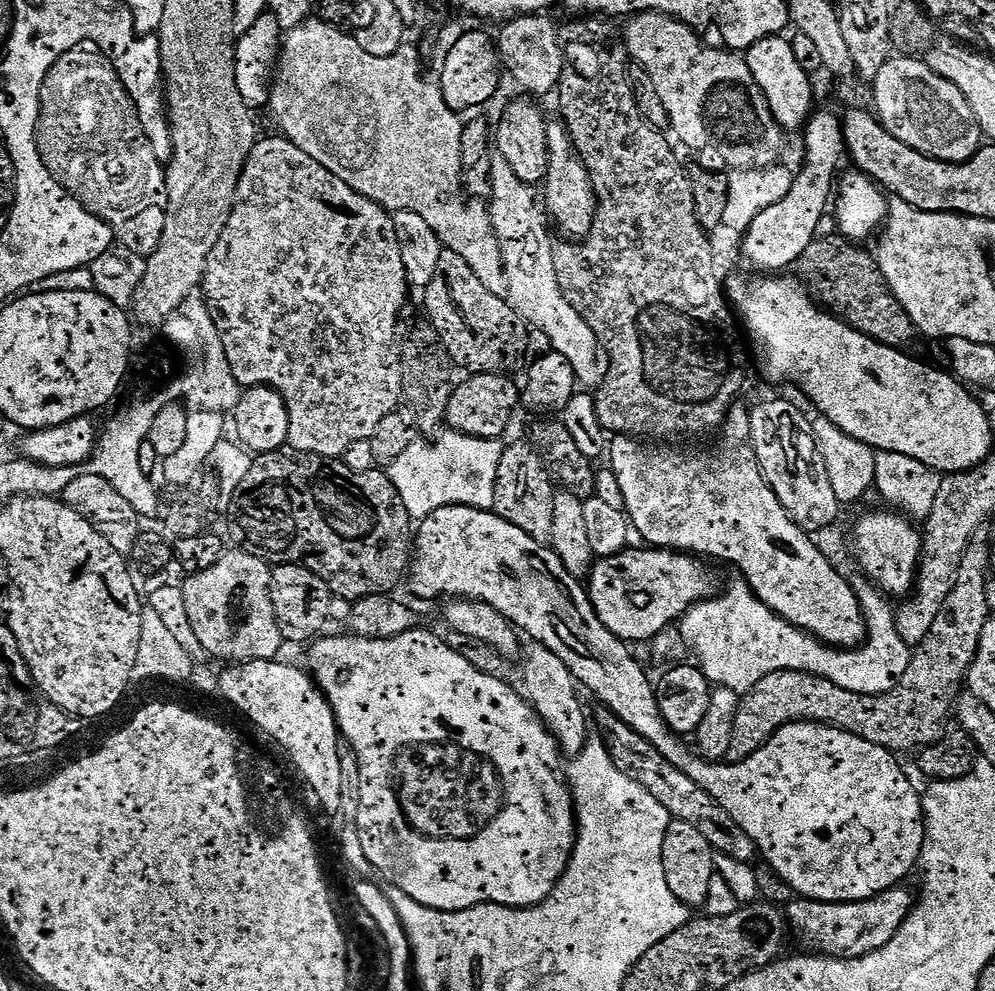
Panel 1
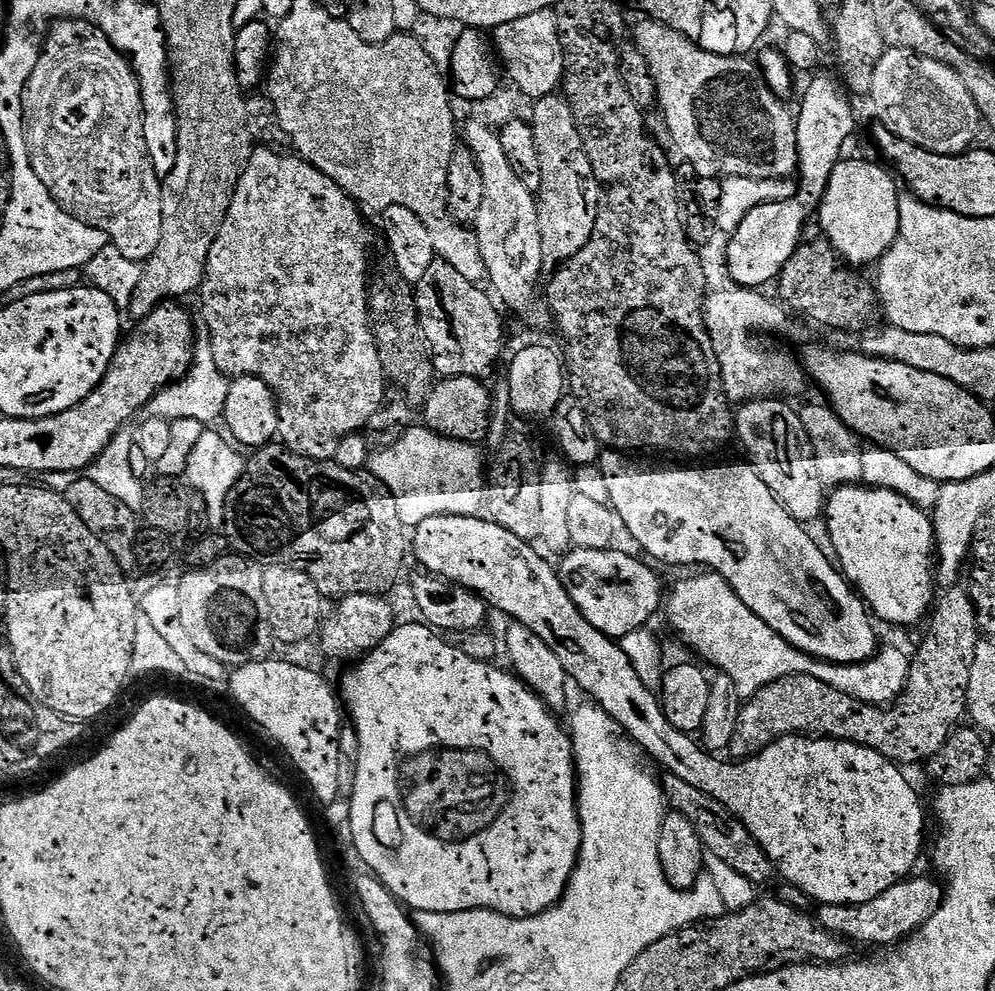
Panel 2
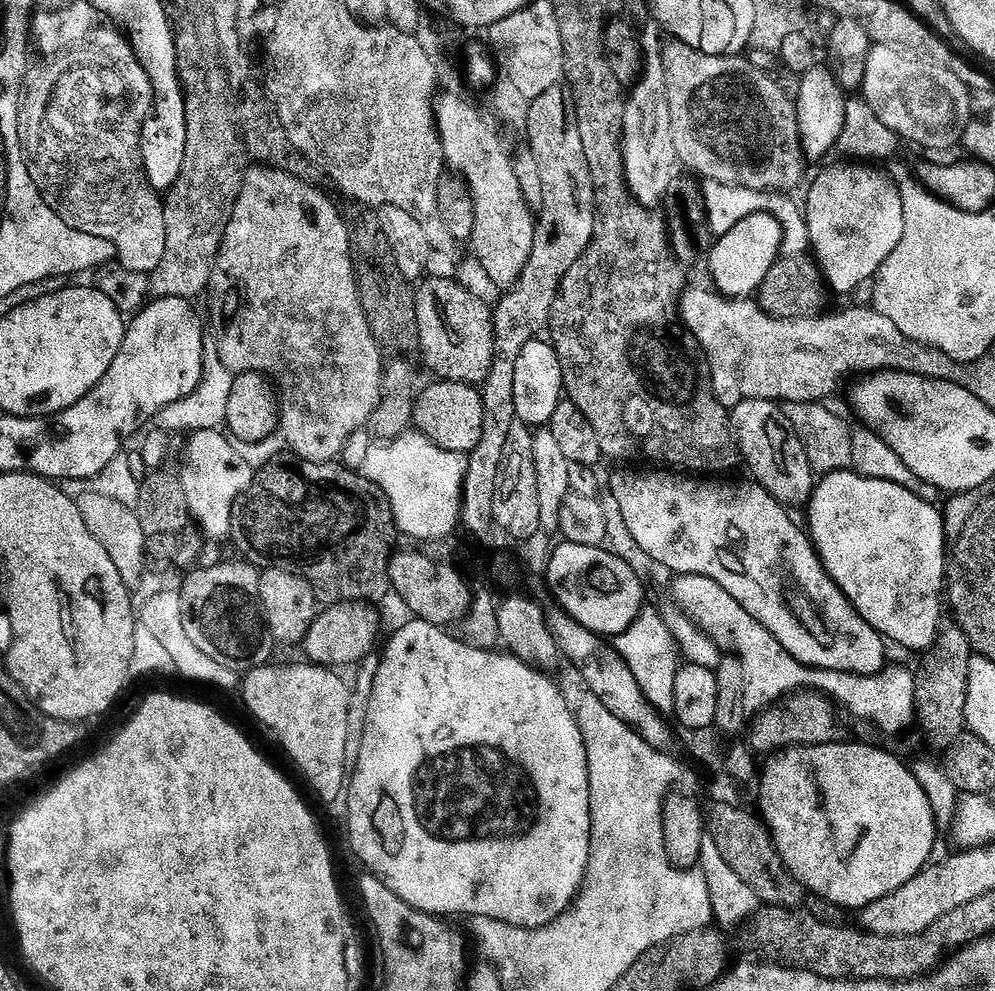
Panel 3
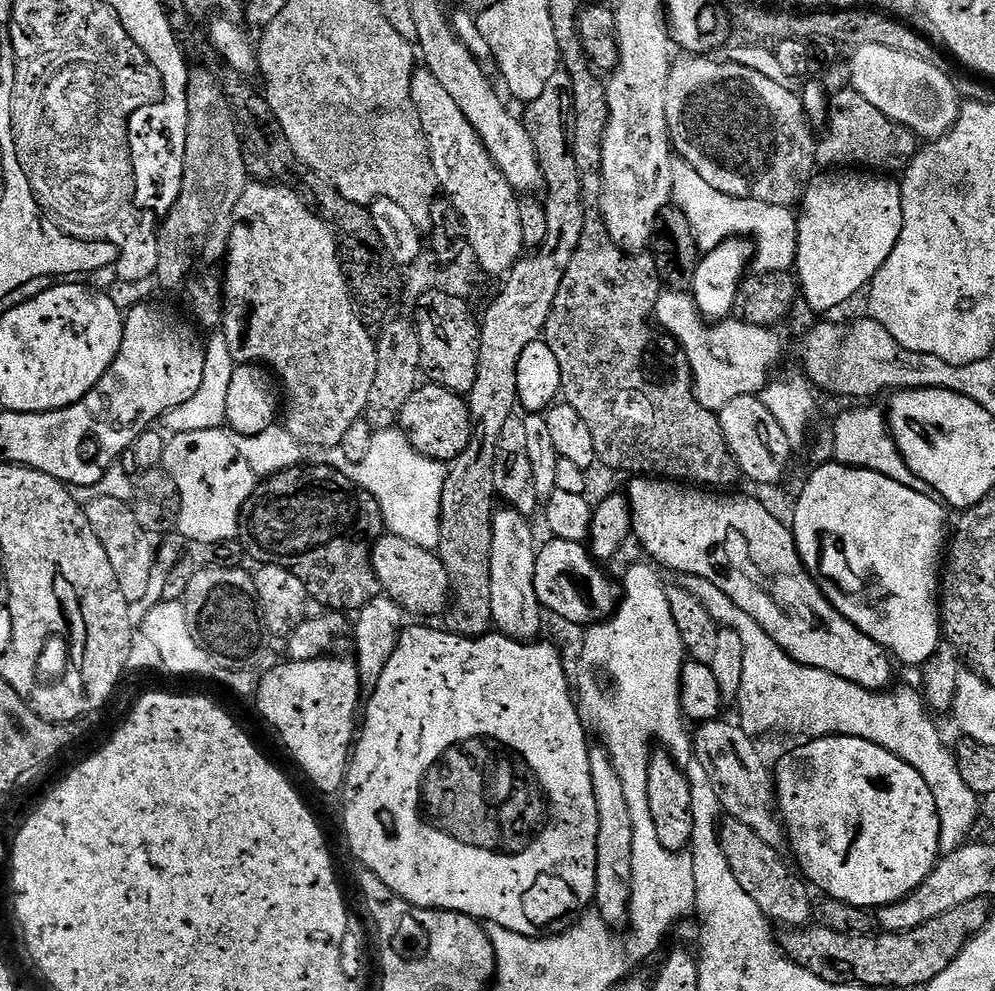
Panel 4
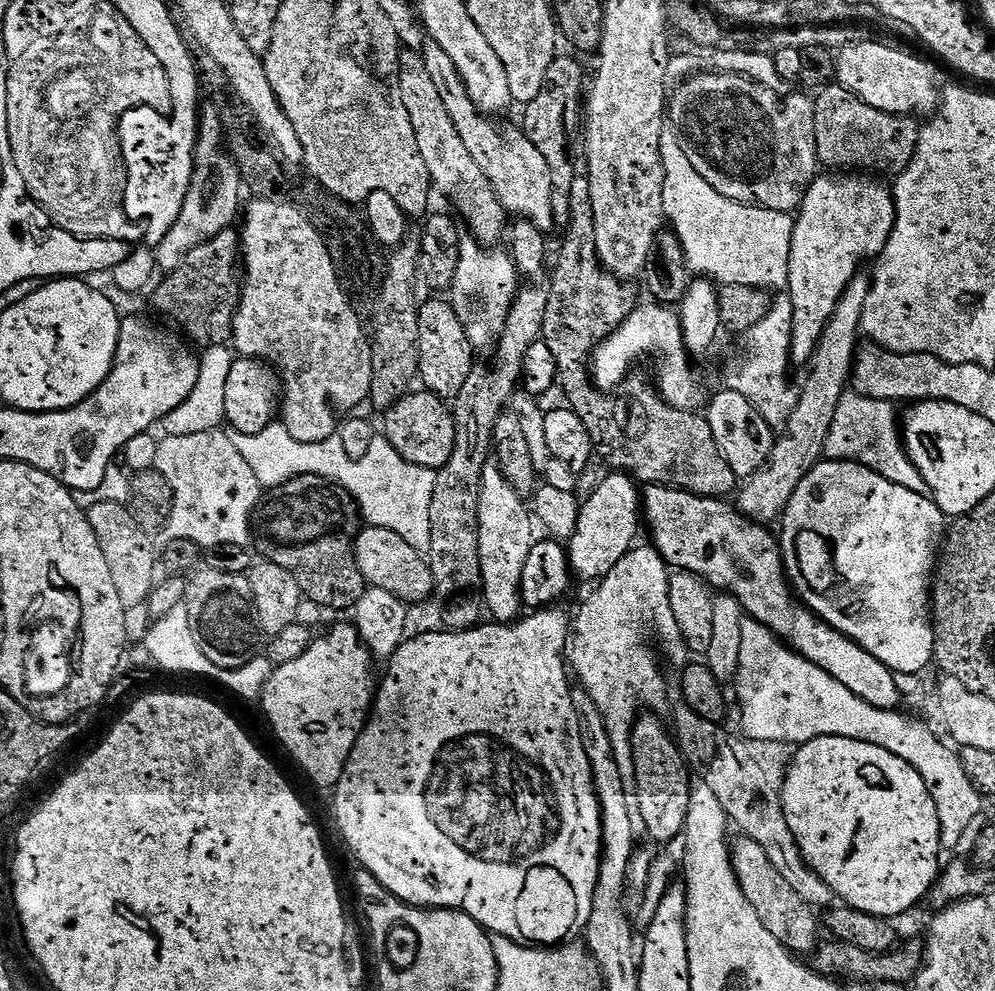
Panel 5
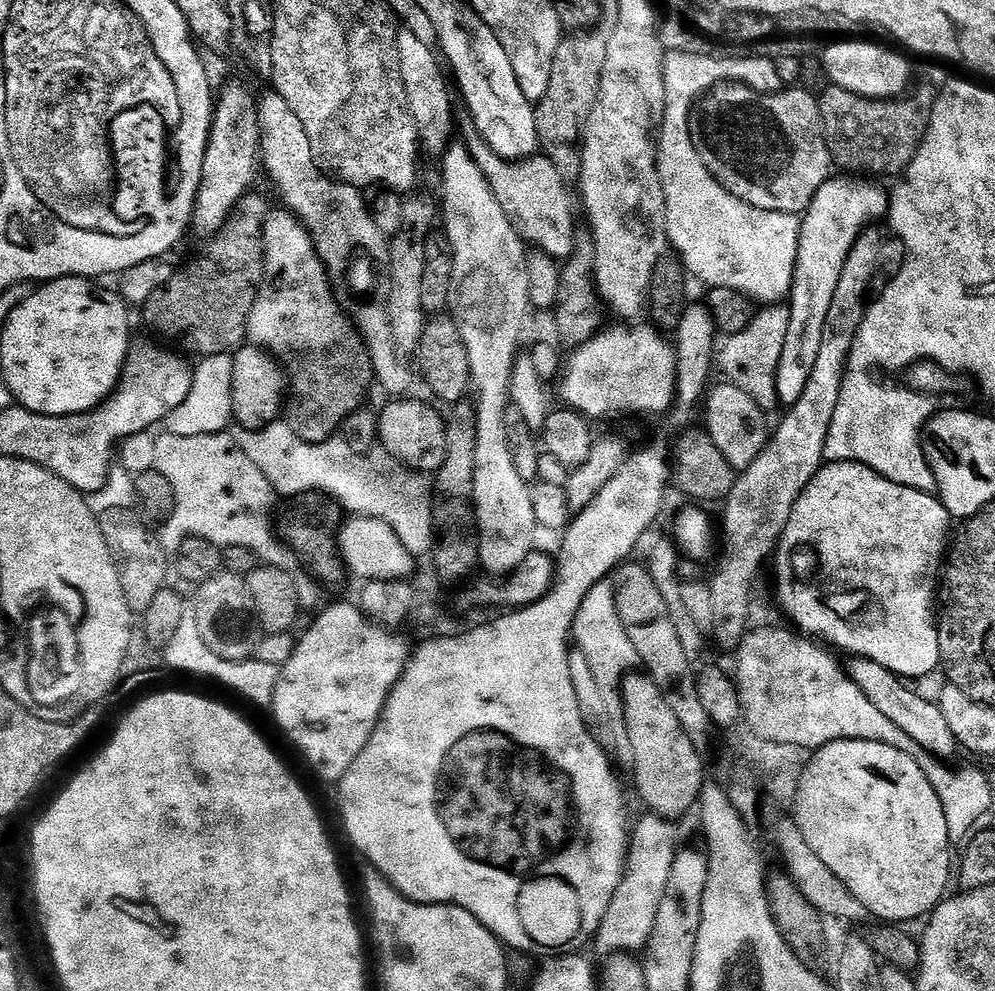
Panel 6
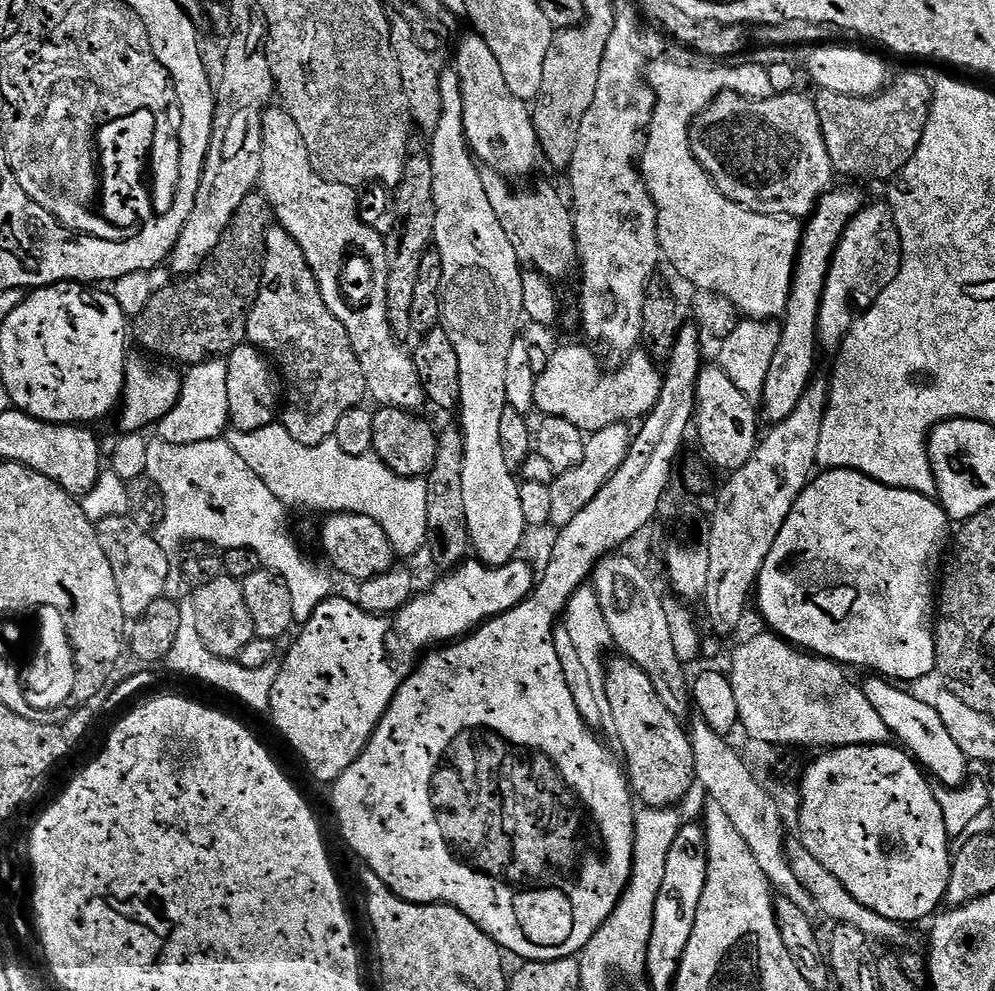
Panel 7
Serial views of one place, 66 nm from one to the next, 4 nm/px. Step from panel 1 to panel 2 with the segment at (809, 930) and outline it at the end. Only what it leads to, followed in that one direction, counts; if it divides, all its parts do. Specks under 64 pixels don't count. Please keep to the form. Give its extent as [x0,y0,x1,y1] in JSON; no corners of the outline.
[818,874,943,946]

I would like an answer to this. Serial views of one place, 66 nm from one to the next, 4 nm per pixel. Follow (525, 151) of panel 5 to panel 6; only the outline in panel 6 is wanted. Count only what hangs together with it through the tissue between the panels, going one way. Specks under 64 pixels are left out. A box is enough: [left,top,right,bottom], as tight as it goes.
[463,124,578,262]

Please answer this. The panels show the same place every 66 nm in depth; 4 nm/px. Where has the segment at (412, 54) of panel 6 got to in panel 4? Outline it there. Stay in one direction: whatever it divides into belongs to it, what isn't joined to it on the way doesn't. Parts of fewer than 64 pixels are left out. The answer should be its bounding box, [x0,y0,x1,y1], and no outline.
[412,70,525,277]

